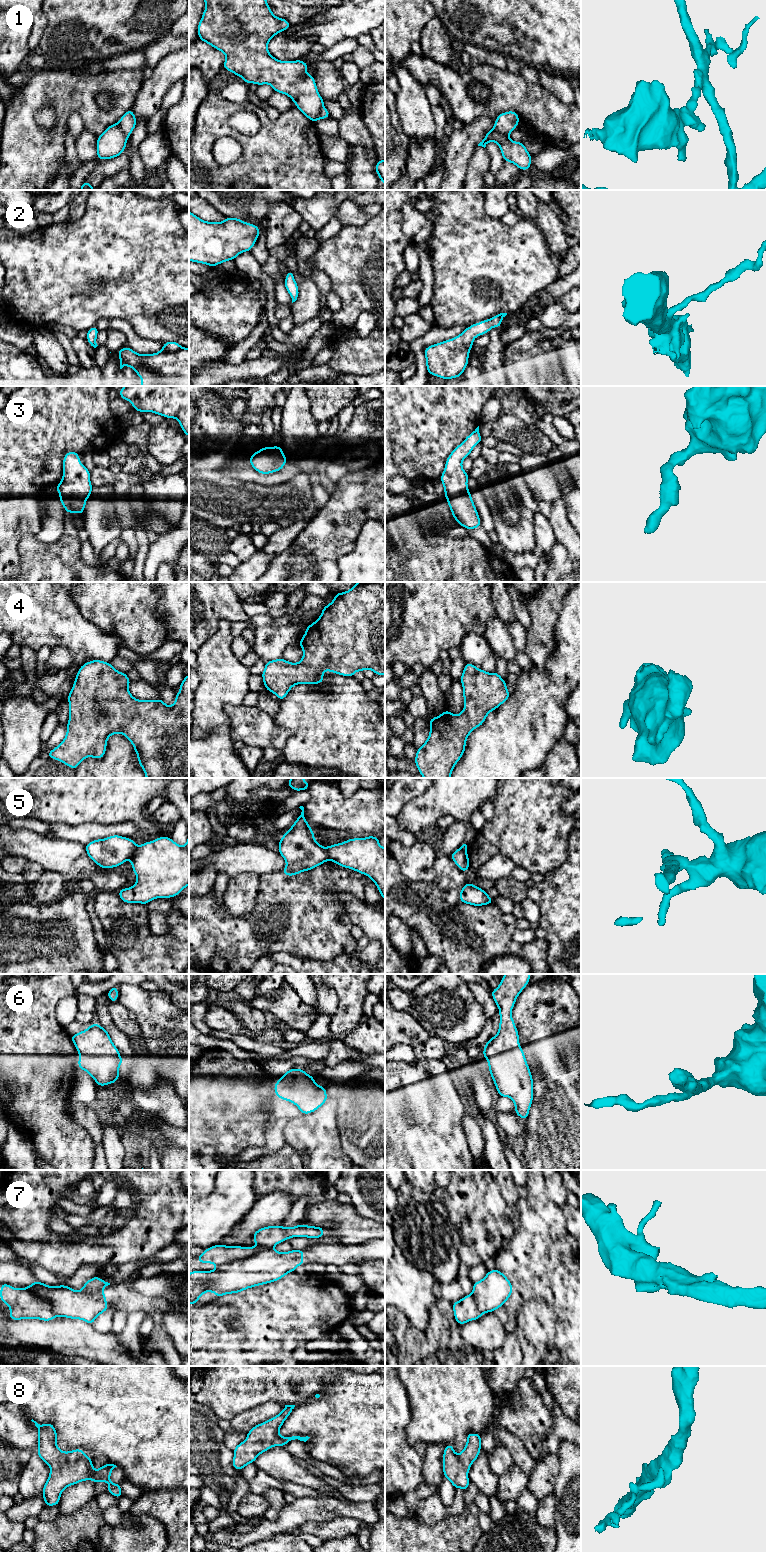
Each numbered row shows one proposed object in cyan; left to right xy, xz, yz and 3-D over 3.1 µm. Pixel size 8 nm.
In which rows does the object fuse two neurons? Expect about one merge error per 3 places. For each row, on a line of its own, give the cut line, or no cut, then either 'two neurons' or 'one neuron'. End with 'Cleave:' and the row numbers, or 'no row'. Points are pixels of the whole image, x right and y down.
1: cut yz (494, 126), (501, 133), (508, 136); two neurons
2: cut none; one neuron
3: cut none; one neuron
4: cut none; one neuron
5: cut xy (137, 846), (130, 859); two neurons
6: cut none; one neuron
7: cut xz (271, 1247), (266, 1247), (246, 1257), (237, 1258), (218, 1266); two neurons
8: cut none; one neuron
Cleave: 1, 5, 7

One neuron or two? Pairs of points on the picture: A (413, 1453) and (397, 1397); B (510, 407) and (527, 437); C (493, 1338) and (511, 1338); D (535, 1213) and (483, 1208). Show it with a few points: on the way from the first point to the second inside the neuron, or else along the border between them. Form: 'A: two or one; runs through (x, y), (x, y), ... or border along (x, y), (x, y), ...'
A: one; runs through (399, 1440), (397, 1438), (397, 1411)
B: two; border along (499, 415), (513, 414), (525, 422), (535, 425)
C: two; border along (507, 1333), (503, 1344), (493, 1351)
D: two; border along (515, 1208), (515, 1232), (513, 1234)

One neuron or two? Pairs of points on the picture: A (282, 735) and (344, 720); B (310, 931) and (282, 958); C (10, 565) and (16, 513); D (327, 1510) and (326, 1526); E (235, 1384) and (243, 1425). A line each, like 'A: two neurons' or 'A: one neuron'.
A: two neurons
B: two neurons
C: one neuron
D: two neurons
E: two neurons

